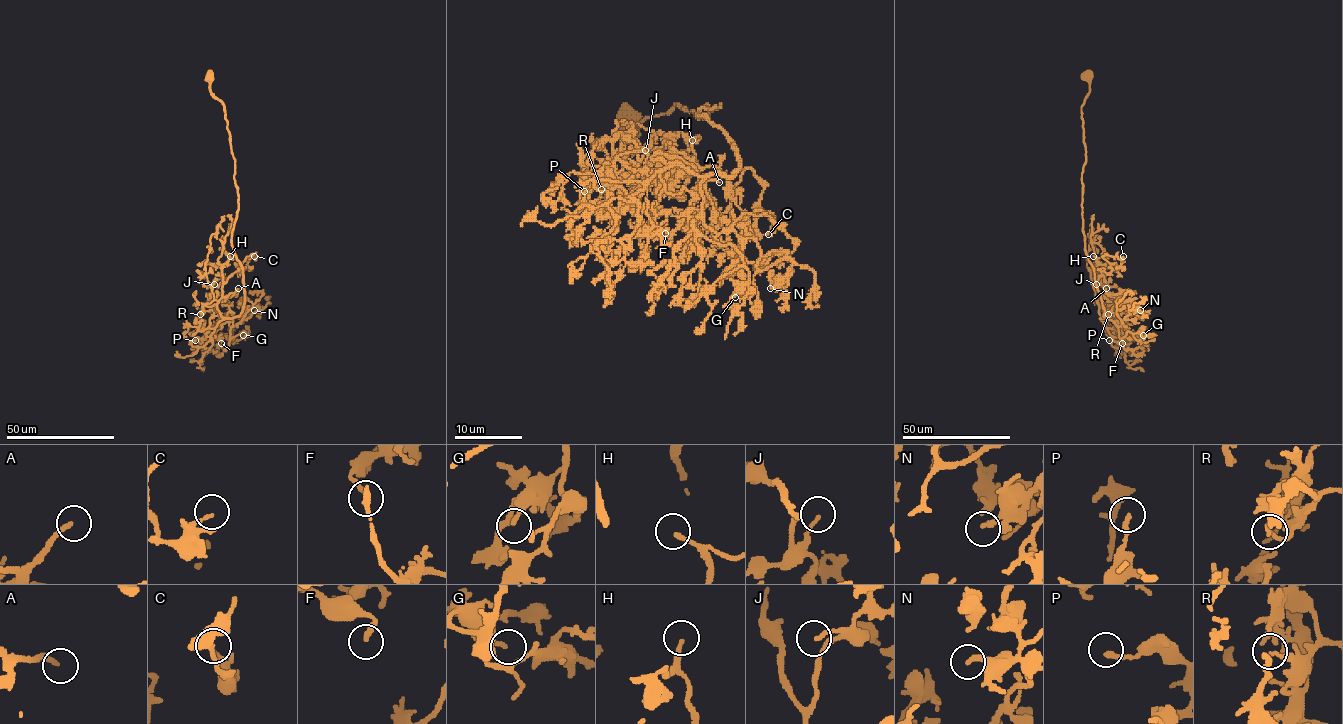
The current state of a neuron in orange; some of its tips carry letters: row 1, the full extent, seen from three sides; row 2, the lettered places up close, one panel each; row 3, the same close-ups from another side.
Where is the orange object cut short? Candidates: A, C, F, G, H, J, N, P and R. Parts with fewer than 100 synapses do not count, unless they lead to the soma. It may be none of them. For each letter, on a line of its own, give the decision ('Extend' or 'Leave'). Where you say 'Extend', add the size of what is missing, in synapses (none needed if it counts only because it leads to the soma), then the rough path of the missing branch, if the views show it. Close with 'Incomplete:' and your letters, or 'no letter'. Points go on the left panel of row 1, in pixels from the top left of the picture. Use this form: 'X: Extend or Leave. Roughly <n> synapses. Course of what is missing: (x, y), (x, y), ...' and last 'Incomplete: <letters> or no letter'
A: Extend. Roughly 250 synapses. Course of what is missing: (238, 288), (250, 288), (263, 280), (267, 272), (263, 261), (265, 258)
C: Leave
F: Leave
G: Leave
H: Extend. Roughly 150 synapses. Course of what is missing: (230, 256), (234, 234), (251, 233)
J: Leave
N: Leave
P: Leave
R: Leave
Incomplete: A, H

